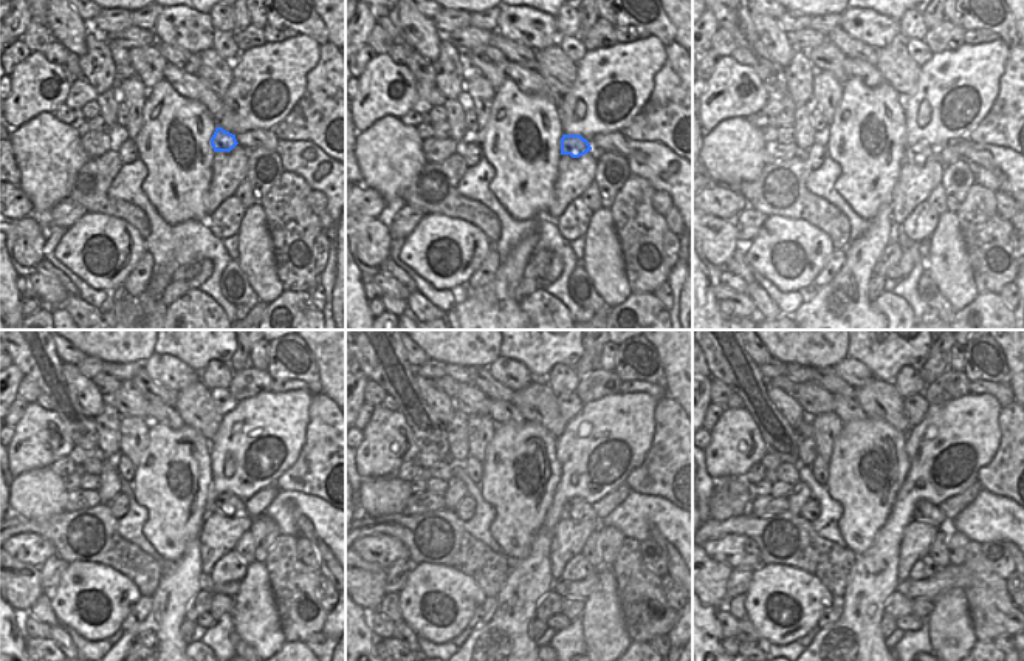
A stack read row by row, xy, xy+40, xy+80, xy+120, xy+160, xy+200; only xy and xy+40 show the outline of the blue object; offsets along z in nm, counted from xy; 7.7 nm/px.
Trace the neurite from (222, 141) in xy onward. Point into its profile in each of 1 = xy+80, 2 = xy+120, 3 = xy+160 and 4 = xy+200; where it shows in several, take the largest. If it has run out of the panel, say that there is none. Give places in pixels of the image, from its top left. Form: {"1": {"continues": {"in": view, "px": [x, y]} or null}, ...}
{"1": {"continues": {"in": "xy+80", "px": [919, 154]}}, "2": {"continues": {"in": "xy+120", "px": [230, 505]}}, "3": {"continues": {"in": "xy+160", "px": [577, 508]}}, "4": {"continues": {"in": "xy+200", "px": [925, 511]}}}

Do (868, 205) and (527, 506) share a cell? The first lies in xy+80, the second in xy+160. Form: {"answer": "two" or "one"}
{"answer": "one"}

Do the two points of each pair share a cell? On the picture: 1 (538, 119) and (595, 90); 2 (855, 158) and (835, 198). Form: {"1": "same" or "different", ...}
{"1": "different", "2": "different"}

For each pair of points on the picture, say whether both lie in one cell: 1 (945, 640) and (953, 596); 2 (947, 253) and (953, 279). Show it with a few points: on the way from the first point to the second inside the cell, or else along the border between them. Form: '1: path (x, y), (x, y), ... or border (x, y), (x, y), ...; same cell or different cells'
1: path (950, 629), (951, 607); same cell
2: path (948, 259), (951, 273); same cell

